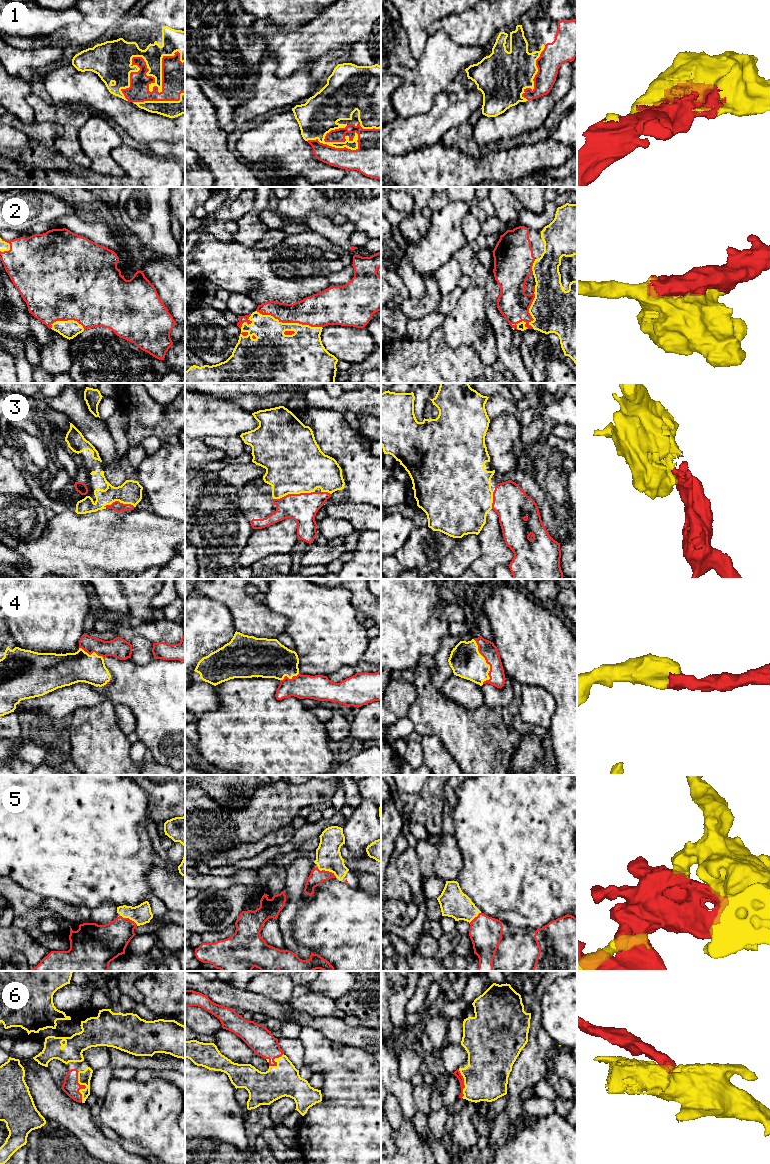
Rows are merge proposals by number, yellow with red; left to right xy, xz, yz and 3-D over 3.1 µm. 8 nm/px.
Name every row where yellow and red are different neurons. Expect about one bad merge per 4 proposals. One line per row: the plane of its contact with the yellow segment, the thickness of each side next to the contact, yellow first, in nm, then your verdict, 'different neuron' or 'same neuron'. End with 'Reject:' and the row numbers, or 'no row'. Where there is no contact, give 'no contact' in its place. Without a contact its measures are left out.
1: contact in xy; calibres 160 and 260 nm; same neuron
2: contact in xz; calibres 320 and 260 nm; same neuron
3: contact in xz; calibres 480 and 220 nm; same neuron
4: contact in yz; calibres 260 and 140 nm; same neuron
5: contact in xz; calibres 200 and 120 nm; same neuron
6: contact in xy; calibres 110 and 140 nm; same neuron
Reject: no row

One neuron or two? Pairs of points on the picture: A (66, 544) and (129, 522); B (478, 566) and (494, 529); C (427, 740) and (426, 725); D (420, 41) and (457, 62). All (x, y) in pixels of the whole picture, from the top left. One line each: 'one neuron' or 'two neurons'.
A: one neuron
B: one neuron
C: two neurons
D: two neurons

